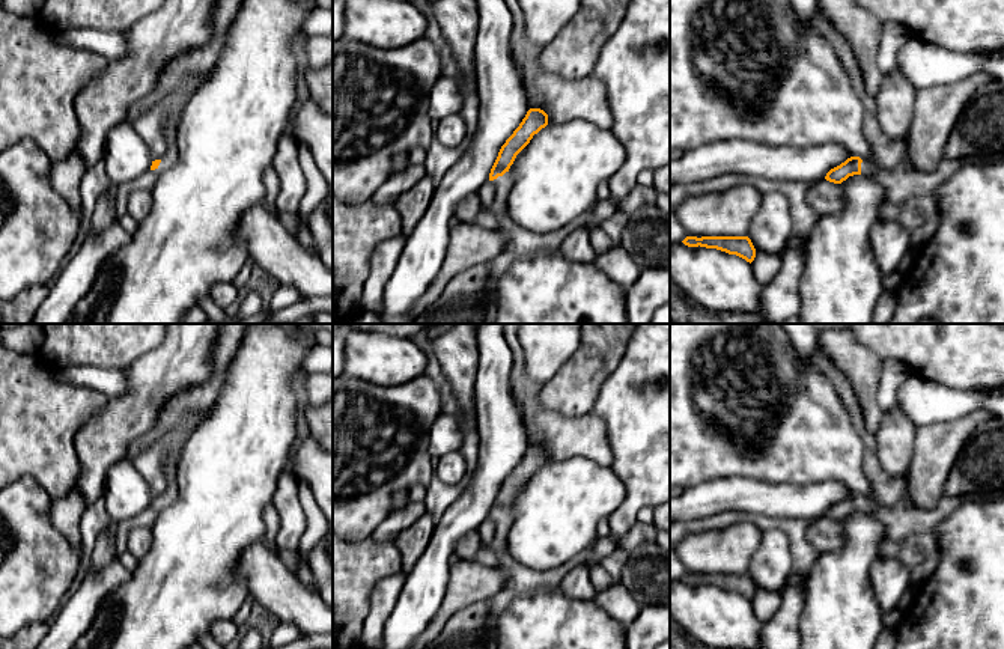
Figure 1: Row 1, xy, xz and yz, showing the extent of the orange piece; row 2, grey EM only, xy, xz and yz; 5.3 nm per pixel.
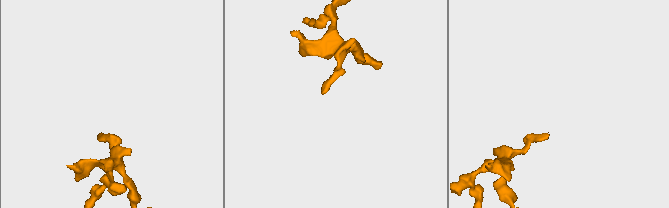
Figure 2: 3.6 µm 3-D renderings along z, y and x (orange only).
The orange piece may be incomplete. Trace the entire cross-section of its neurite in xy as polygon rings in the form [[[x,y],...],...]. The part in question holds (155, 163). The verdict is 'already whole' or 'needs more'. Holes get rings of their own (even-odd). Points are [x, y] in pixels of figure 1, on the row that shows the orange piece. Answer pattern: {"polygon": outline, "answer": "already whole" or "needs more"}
{"polygon": [[[169,125],[164,129],[164,134],[169,143],[169,149],[160,160],[152,161],[152,166],[151,166],[151,170],[154,170],[157,176],[172,169],[178,161],[176,128],[173,125]]], "answer": "needs more"}

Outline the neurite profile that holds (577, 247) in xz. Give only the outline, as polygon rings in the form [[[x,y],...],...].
[[[578,224],[558,247],[561,254],[578,264],[595,262],[598,253],[590,242],[590,230]]]

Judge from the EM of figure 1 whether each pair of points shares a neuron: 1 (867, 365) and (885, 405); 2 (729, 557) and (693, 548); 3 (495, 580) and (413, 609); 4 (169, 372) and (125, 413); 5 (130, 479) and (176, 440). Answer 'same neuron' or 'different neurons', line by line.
1: different neurons
2: same neuron
3: different neurons
4: same neuron
5: different neurons

